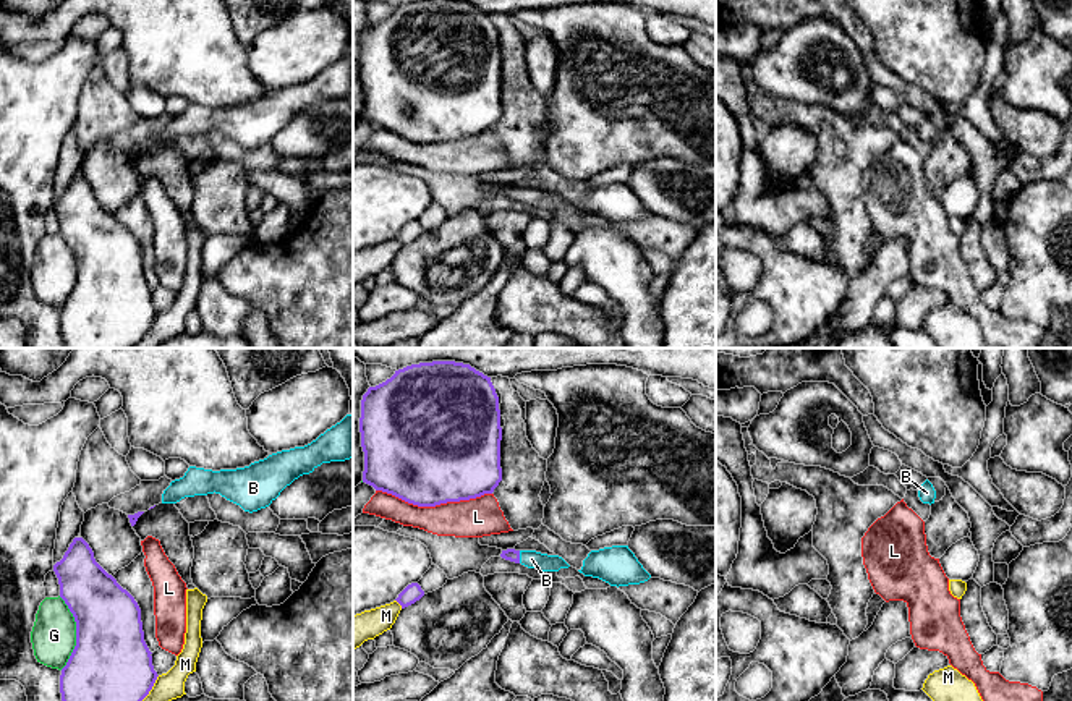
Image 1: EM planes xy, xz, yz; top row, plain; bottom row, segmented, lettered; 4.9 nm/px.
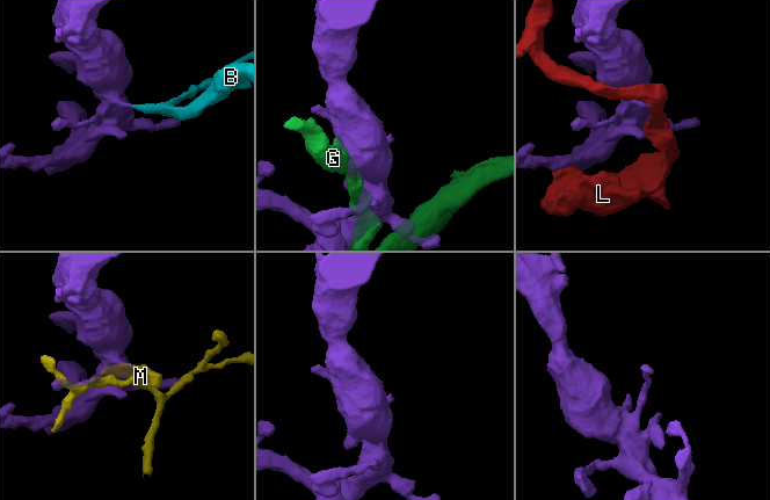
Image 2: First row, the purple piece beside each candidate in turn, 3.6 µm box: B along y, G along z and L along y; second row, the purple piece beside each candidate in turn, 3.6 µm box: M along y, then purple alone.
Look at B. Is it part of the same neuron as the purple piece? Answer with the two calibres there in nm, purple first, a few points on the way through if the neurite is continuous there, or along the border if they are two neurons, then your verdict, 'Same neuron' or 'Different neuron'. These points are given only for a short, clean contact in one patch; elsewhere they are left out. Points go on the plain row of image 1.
Thickness 60 nm (purple) against 90 nm. Path across: xz (510, 191), (518, 195), (531, 196). Same neuron

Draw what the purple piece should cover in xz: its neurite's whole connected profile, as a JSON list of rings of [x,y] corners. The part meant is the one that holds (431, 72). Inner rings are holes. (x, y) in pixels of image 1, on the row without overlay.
[[[419,0],[369,24],[361,37],[363,120],[418,144],[436,144],[492,131],[502,118],[500,47],[491,15],[463,0]]]

